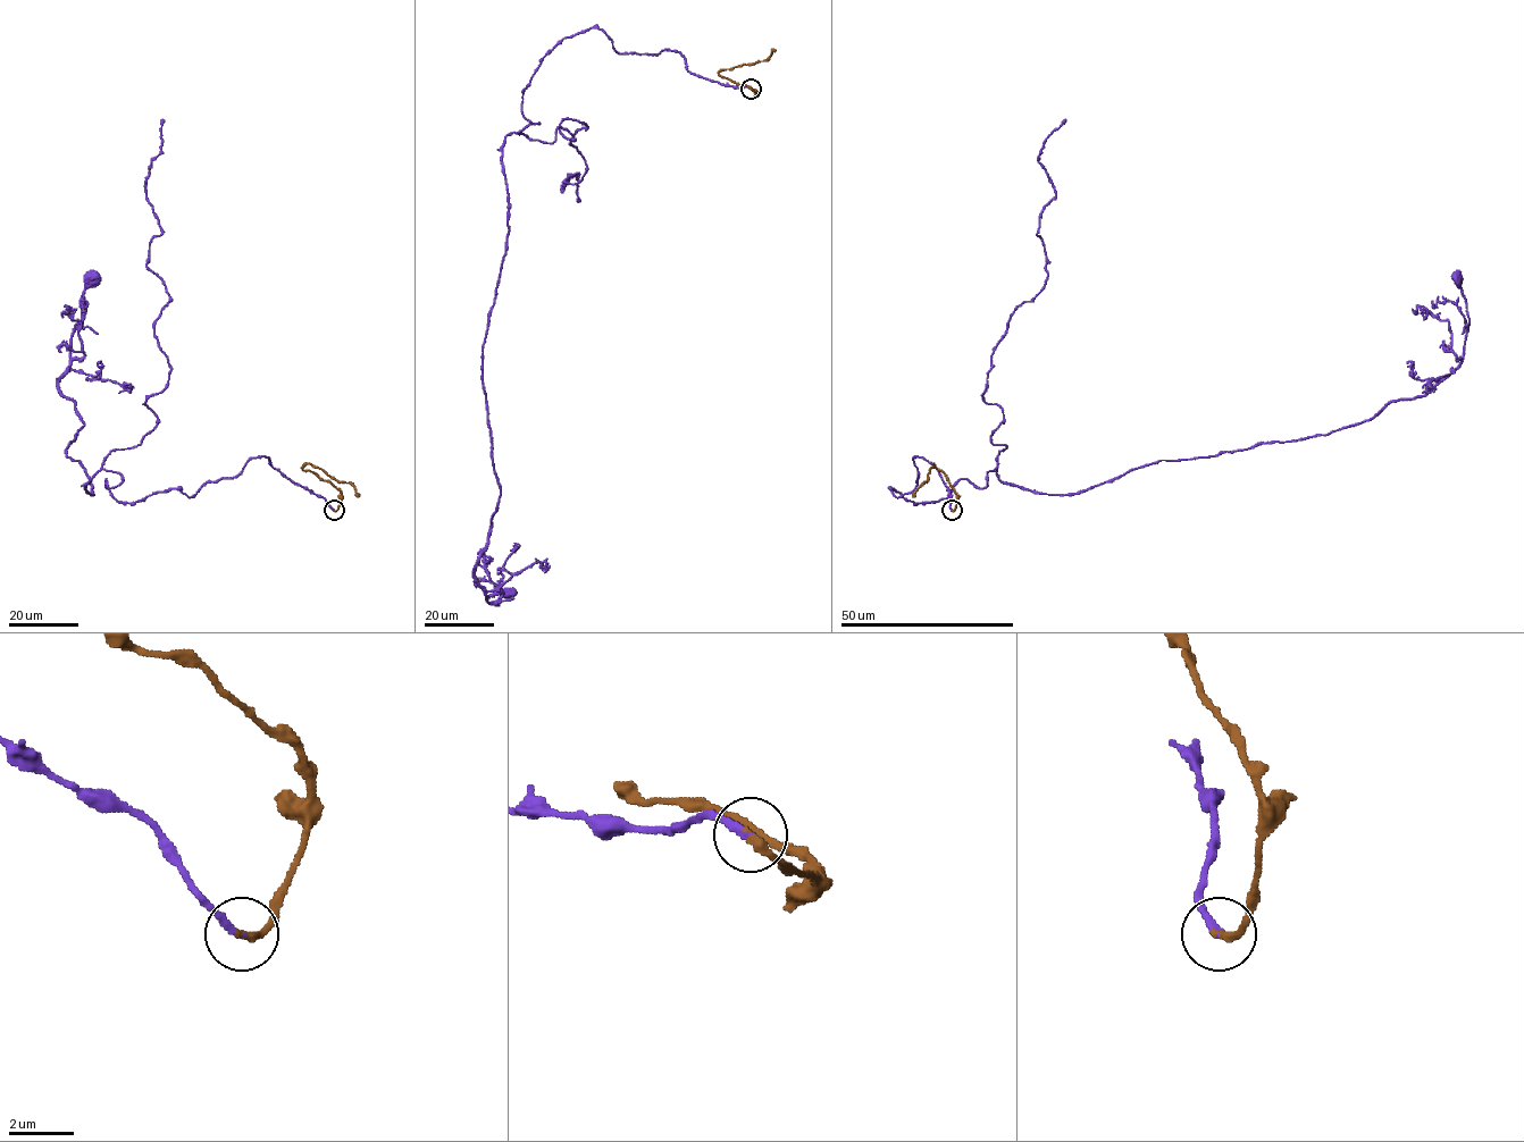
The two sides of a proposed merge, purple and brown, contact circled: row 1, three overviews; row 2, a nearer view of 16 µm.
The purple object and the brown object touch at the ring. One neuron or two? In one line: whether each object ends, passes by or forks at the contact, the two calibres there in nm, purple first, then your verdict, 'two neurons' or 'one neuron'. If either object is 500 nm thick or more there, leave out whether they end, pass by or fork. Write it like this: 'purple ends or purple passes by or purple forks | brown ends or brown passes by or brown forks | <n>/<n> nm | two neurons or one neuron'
purple ends | brown ends | 240/280 nm | one neuron

